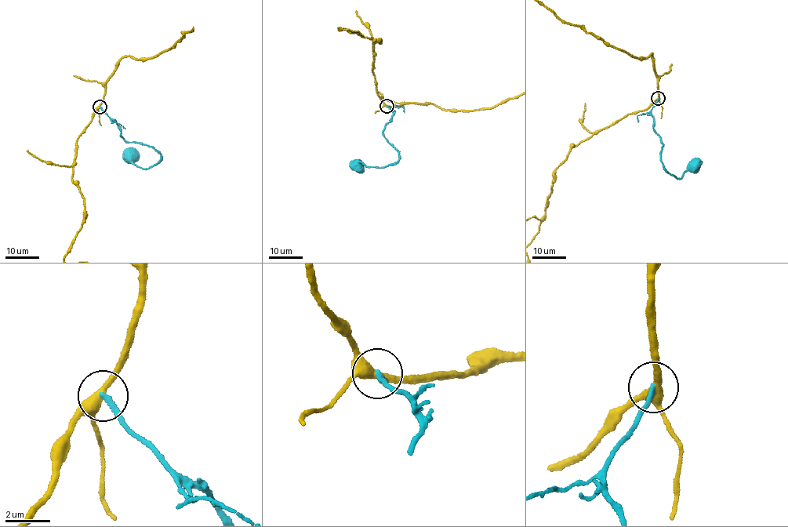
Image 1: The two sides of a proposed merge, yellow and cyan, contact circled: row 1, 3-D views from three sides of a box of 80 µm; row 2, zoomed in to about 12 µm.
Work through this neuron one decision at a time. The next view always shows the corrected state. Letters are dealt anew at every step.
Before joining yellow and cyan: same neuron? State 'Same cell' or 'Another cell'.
Another cell

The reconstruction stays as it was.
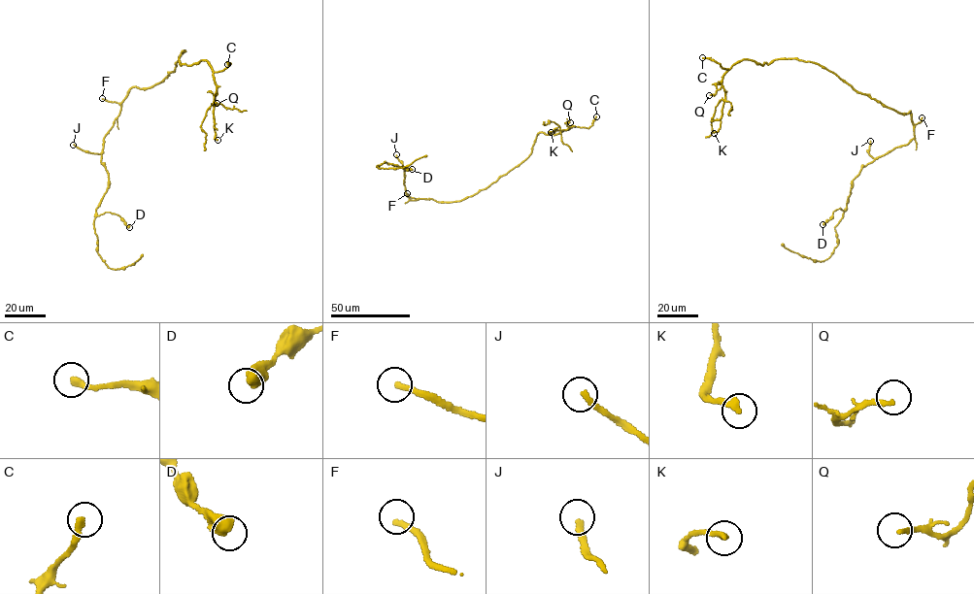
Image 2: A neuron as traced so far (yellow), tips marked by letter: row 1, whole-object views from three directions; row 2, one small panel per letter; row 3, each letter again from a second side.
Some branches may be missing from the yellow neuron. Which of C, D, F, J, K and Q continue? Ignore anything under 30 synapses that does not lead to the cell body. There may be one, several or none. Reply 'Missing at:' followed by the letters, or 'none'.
Missing at: F, J

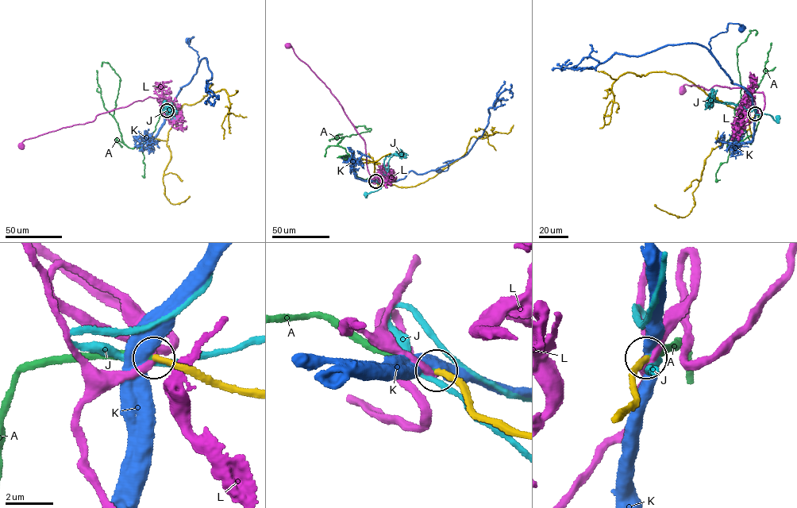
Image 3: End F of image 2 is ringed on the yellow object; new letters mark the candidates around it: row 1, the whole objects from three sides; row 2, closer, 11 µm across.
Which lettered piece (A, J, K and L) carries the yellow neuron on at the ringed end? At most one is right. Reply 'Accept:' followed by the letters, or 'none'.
Accept: A

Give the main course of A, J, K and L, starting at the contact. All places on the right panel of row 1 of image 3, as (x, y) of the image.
A: (756, 113), (758, 124), (754, 133), (727, 144), (741, 96), (737, 50), (751, 30), (756, 31), (755, 35)
J: (755, 114), (756, 108), (747, 109), (742, 106), (721, 102), (712, 96), (707, 106)
K: (755, 113), (750, 94), (731, 82), (710, 51), (709, 42), (727, 31), (728, 24), (739, 24), (742, 28)
L: (755, 114), (757, 108), (759, 114), (764, 108), (762, 93), (717, 85), (708, 90), (685, 84), (683, 90)

